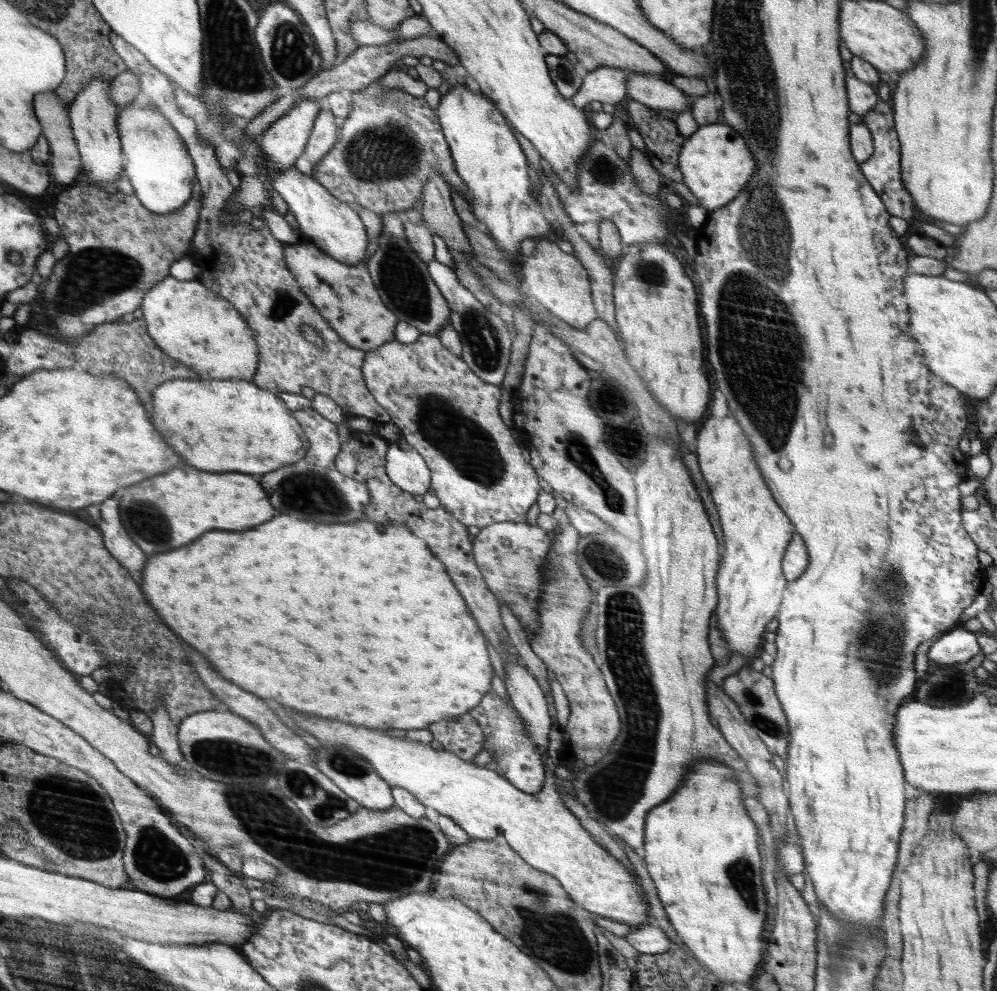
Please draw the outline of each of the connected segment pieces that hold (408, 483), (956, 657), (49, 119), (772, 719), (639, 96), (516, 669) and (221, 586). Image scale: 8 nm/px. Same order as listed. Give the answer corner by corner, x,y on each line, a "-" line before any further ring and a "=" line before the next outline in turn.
404,438
390,443
386,455
389,479
400,489
423,495
432,487
432,472
424,457
=
953,628
936,639
927,652
931,664
950,664
968,662
972,656
980,652
977,641
978,633
967,629
=
46,91
36,96
34,102
34,114
40,120
42,134
49,144
51,154
51,170
54,171
54,178
60,184
69,184
79,180
82,172
80,153
75,141
71,120
69,119
69,105
57,97
54,91
=
742,666
737,673
726,677
723,683
725,693
736,702
745,721
757,728
764,744
773,750
774,755
786,761
786,756
789,755
789,740
792,737
789,733
789,722
785,720
785,712
781,702
778,701
773,680
750,666
=
627,72
627,94
651,109
684,112
691,108
689,95
678,89
669,79
660,79
648,72
=
506,661
503,665
509,702
525,722
530,740
535,742
541,755
546,756
548,732
552,726
548,706
546,706
546,696
542,688
536,684
535,676
528,671
528,668
514,661
=
276,516
270,524
262,524
248,532
222,532
214,530
210,536
202,536
198,544
190,544
188,548
178,548
178,552
164,552
150,556
142,570
141,590
145,598
162,612
162,620
182,636
192,648
196,648
202,656
206,656
214,670
224,678
232,680
240,688
248,692
276,700
284,706
306,714
318,714
324,718
336,718
346,724
358,724
368,728
426,728
426,724
438,720
456,720
467,715
493,690
492,664
488,658
484,636
478,632
478,624
468,614
468,608
454,588
450,576
446,574
440,560
428,552
424,540
410,534
404,524
380,524
376,526
370,520
360,520
356,524
314,524
304,520
294,520
290,516

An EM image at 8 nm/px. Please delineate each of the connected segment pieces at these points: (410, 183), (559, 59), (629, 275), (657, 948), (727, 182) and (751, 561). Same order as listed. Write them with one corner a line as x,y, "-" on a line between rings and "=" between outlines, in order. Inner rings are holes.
380,80
372,81
366,88
350,93
349,103
353,102
350,114
339,122
339,138
336,144
326,153
326,156
316,164
307,168
314,170
314,180
320,181
338,200
348,205
364,207
377,215
398,213
403,216
405,209
420,209
425,184
430,175
440,172
445,180
449,180
450,188
466,199
470,198
467,186
457,173
456,162
453,160
449,143
441,128
437,113
426,103
424,97
416,97
391,88
383,91
=
547,53
545,59
550,78
552,78
558,92
565,98
576,95
580,90
582,78
576,74
574,64
570,63
565,55
=
658,243
648,244
632,244
629,247
625,247
625,253
620,257
618,262
612,267
613,270
613,303
615,306
615,319
617,329
619,332
618,339
623,347
627,359
630,360
630,364
636,368
636,372
646,380
646,386
650,390
654,400
666,409
674,418
682,418
684,422
695,424
695,422
706,412
708,408
708,402
710,402
710,384
708,380
704,378
704,372
702,372
702,364
704,364
704,340
702,340
702,328
700,328
700,316
698,316
698,296
696,296
696,290
694,290
694,284
692,280
684,274
682,270
682,264
666,250
666,246
=
643,924
638,929
631,929
625,939
642,954
662,954
672,946
673,937
655,924
=
709,124
685,139
681,148
680,167
683,184
698,198
698,205
710,211
725,207
742,192
754,174
755,158
740,132
727,124
=
732,414
723,418
709,416
698,428
697,439
692,447
694,455
700,461
706,484
712,486
712,498
716,504
724,537
721,544
721,566
717,572
717,592
720,594
720,602
716,608
718,624
729,648
729,658
734,654
740,654
747,662
762,642
766,624
774,618
778,604
783,599
782,592
787,587
783,569
784,556
796,534
796,526
768,490
755,461
753,445

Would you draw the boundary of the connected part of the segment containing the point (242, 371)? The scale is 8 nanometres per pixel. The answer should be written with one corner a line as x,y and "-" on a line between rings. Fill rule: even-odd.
167,277
146,292
140,307
143,319
148,324
150,339
157,342
157,345
166,352
170,352
169,355
174,360
182,360
182,364
188,368
198,368
204,380
238,378
238,380
252,381
257,372
260,349
253,329
249,327
245,317
225,297
219,297
213,290
204,288
200,282
194,282
194,279
190,282
180,282
180,280

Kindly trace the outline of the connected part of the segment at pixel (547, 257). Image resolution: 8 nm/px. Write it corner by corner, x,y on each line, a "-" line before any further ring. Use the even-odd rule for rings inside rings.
537,239
534,251
520,261
519,275
523,289
536,302
544,305
553,315
558,316
570,326
583,329
596,318
594,312
593,294
590,294
588,270
581,261
574,258
574,254
560,250
560,246
548,239

